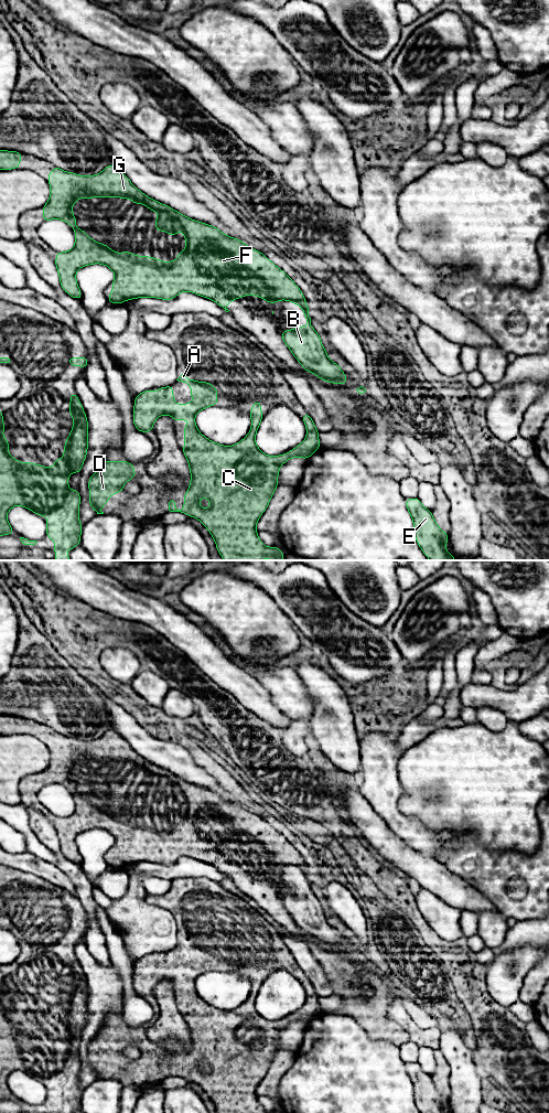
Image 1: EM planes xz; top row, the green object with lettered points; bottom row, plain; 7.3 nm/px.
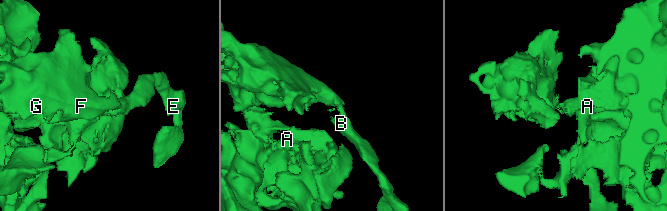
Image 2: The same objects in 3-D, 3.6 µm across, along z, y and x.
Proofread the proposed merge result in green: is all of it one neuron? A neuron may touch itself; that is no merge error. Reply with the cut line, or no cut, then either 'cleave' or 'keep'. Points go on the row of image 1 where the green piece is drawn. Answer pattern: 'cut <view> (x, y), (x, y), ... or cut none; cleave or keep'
cut xz (288, 300), (298, 300), (304, 303); cleave

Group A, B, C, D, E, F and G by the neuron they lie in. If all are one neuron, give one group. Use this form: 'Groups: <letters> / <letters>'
Groups: A C D F G / B E

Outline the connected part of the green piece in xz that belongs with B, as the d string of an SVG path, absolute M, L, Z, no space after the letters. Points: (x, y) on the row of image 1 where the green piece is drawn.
M289 301L303 309L304 320L310 324L281 331L283 342L290 349L295 360L303 366L304 371L313 373L325 382L344 385L347 382L345 373L327 357L320 339L321 336L311 325L311 318L308 314L311 307L299 301Z

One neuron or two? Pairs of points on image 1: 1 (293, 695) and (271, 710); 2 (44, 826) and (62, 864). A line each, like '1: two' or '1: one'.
1: two
2: one

